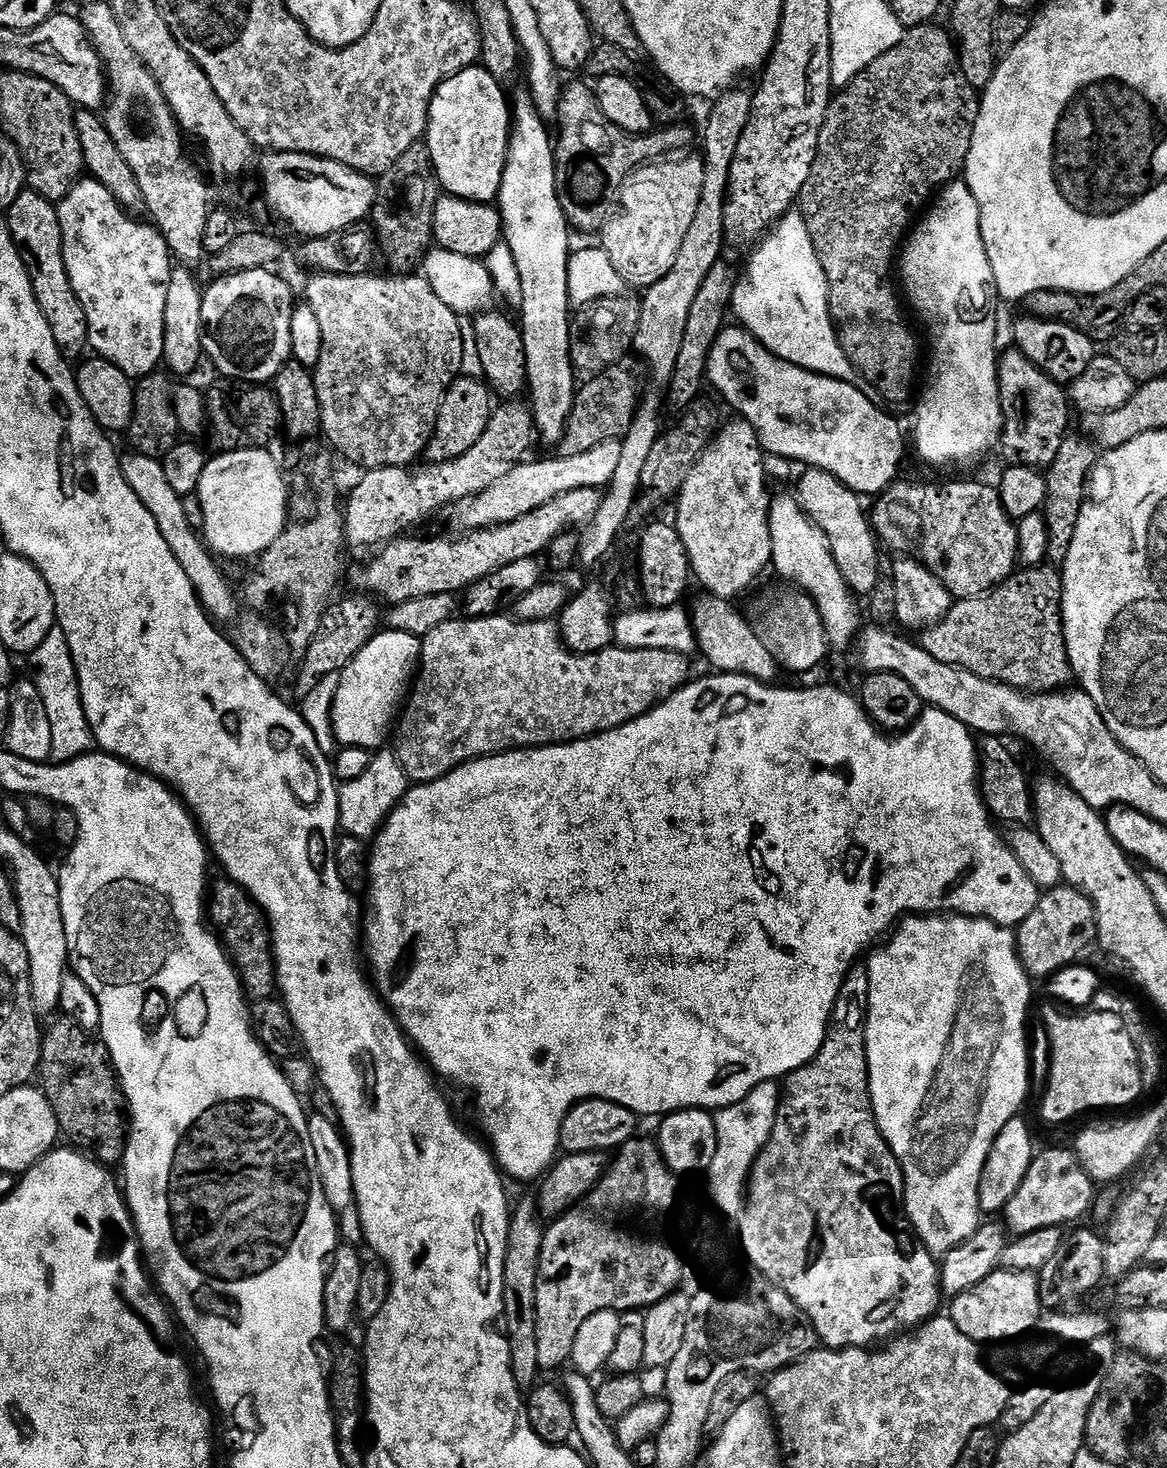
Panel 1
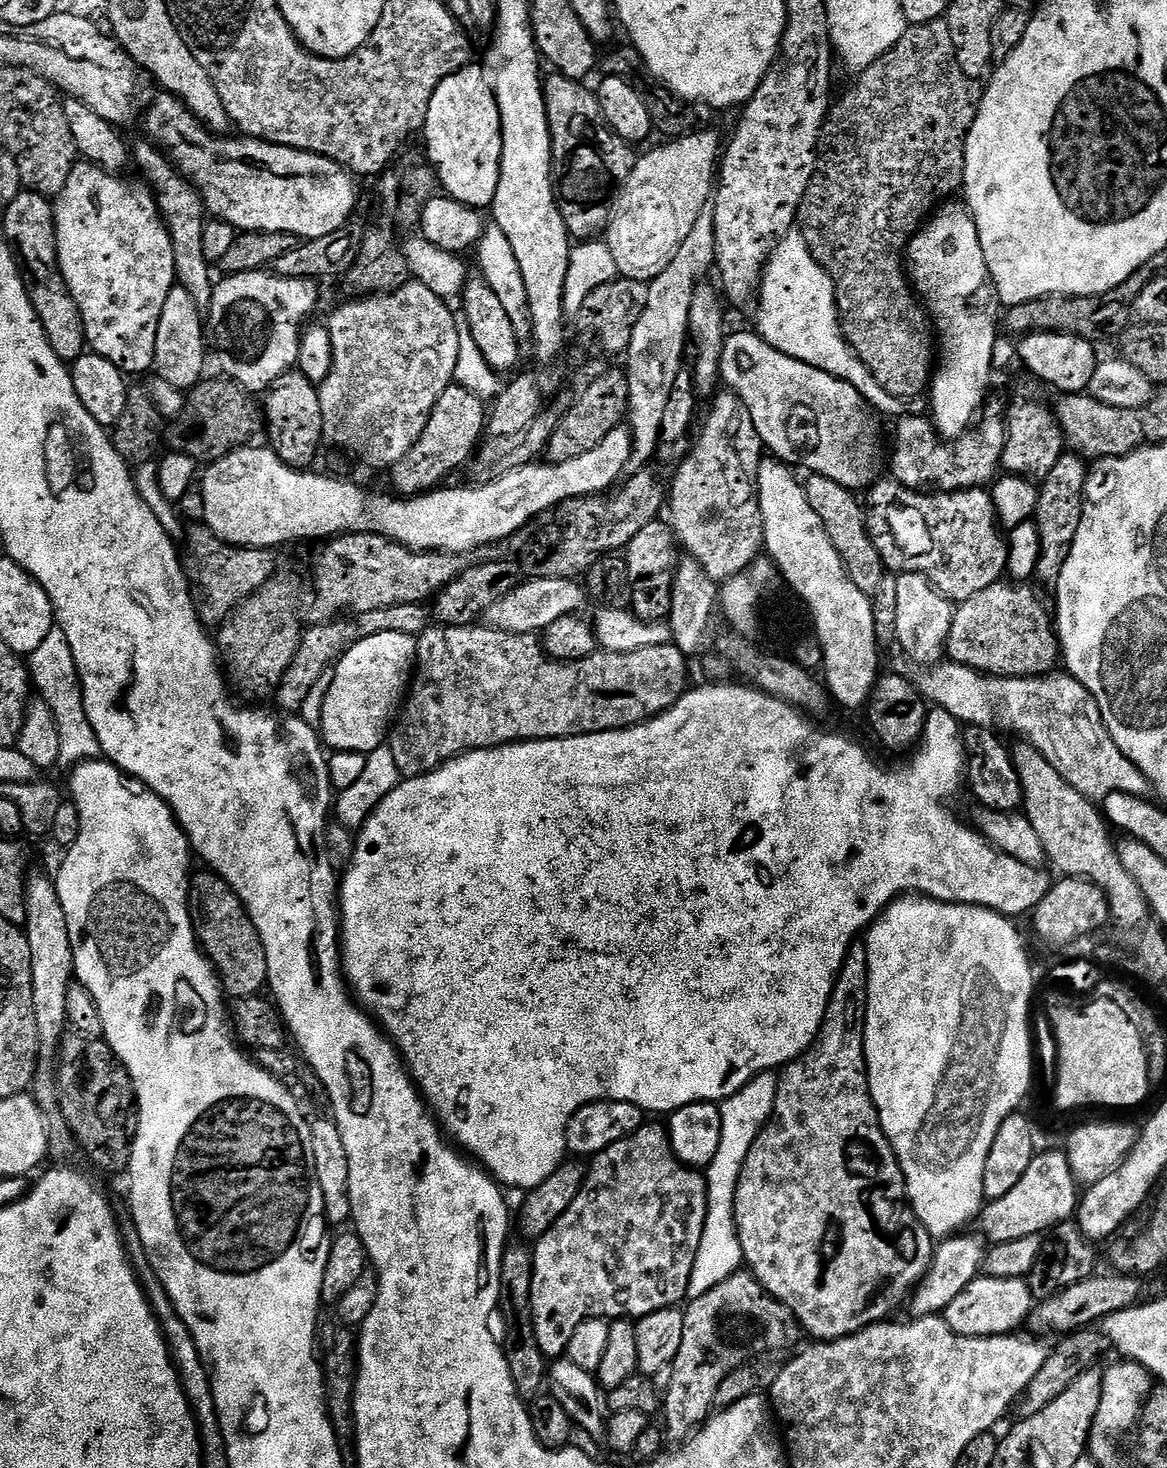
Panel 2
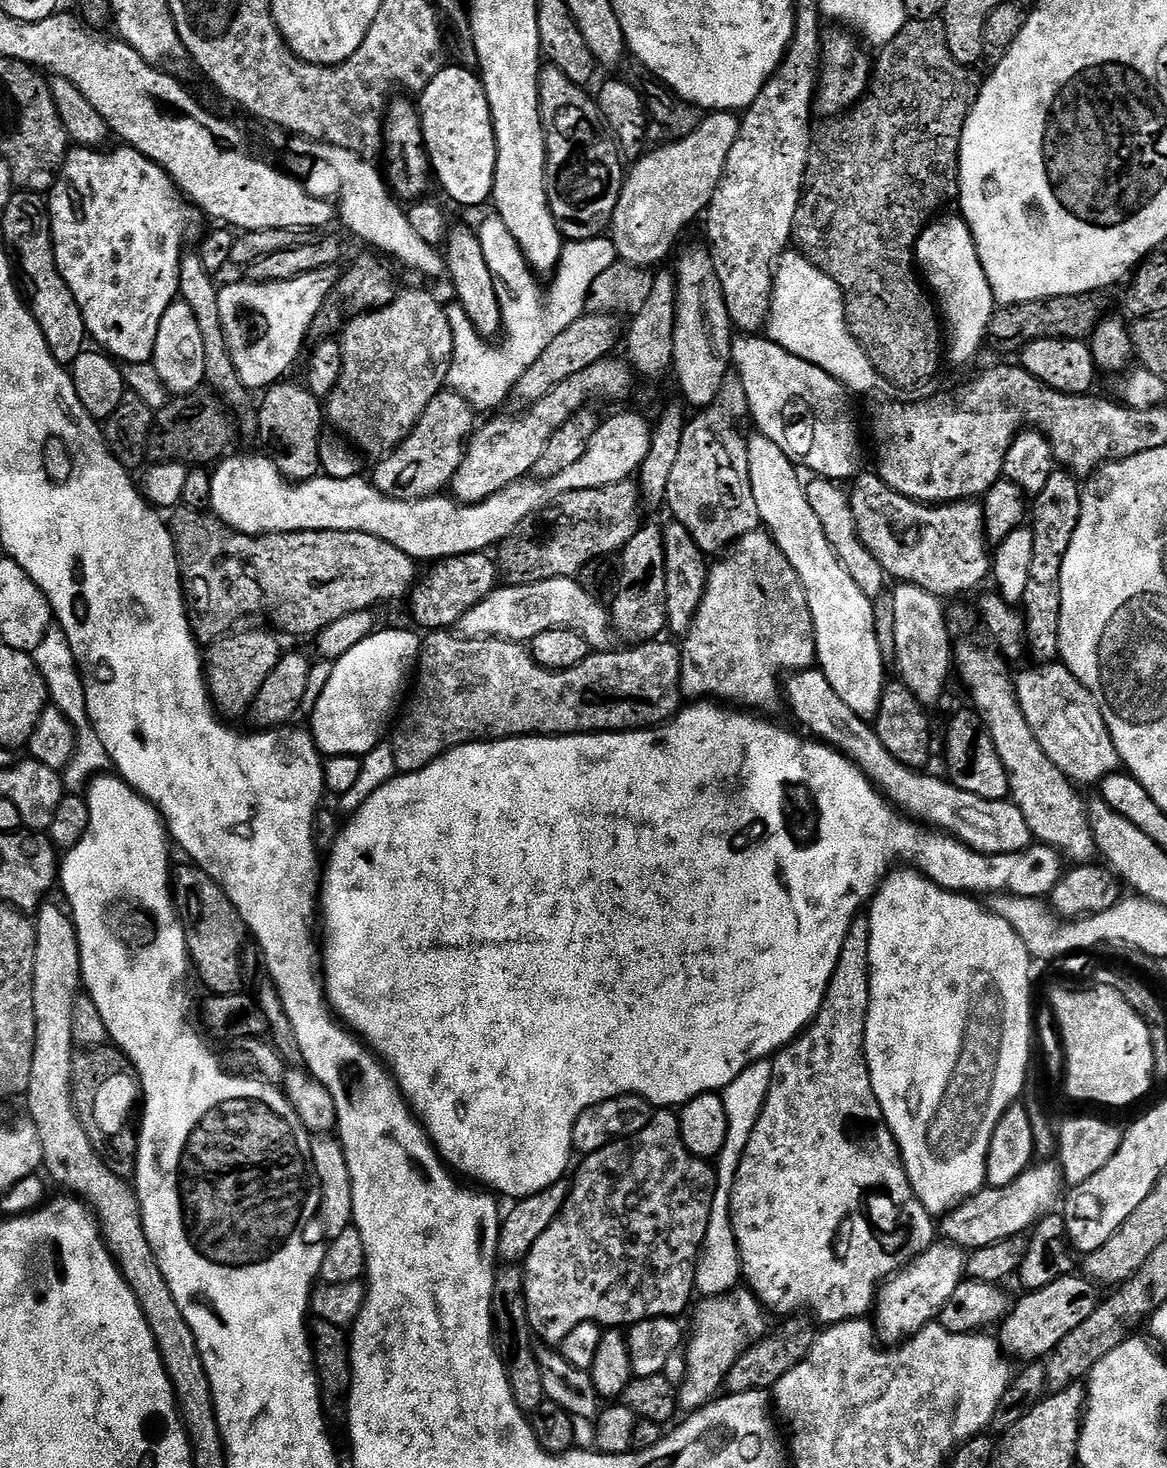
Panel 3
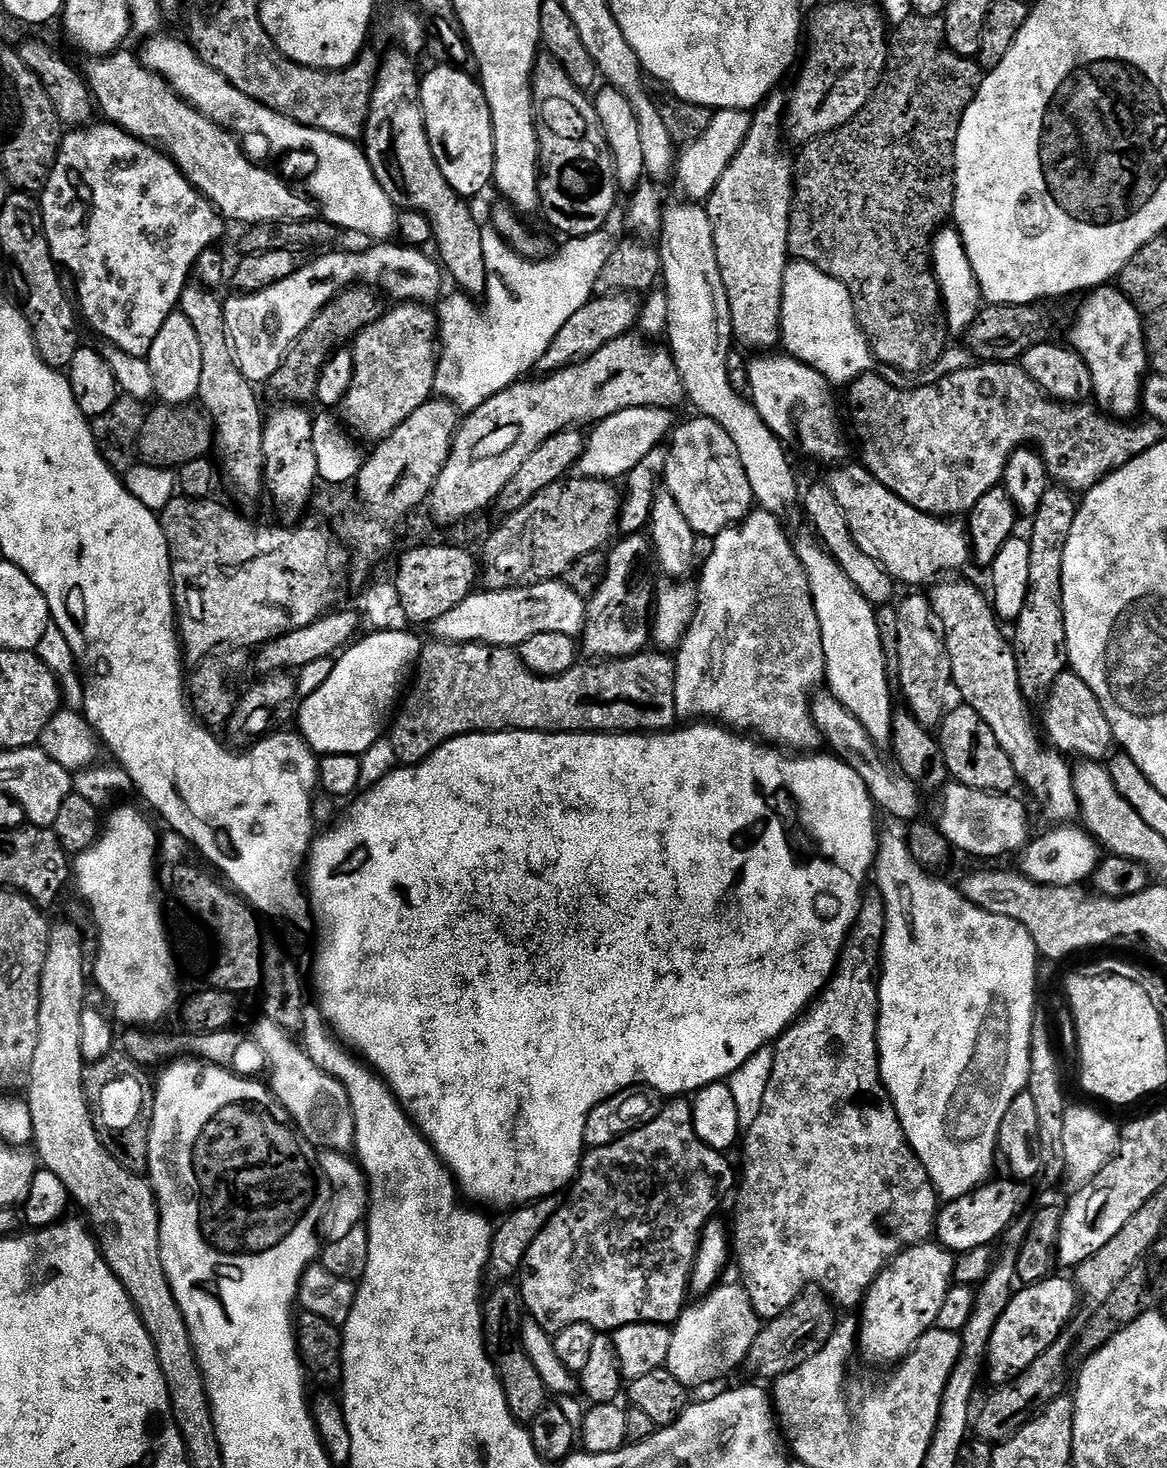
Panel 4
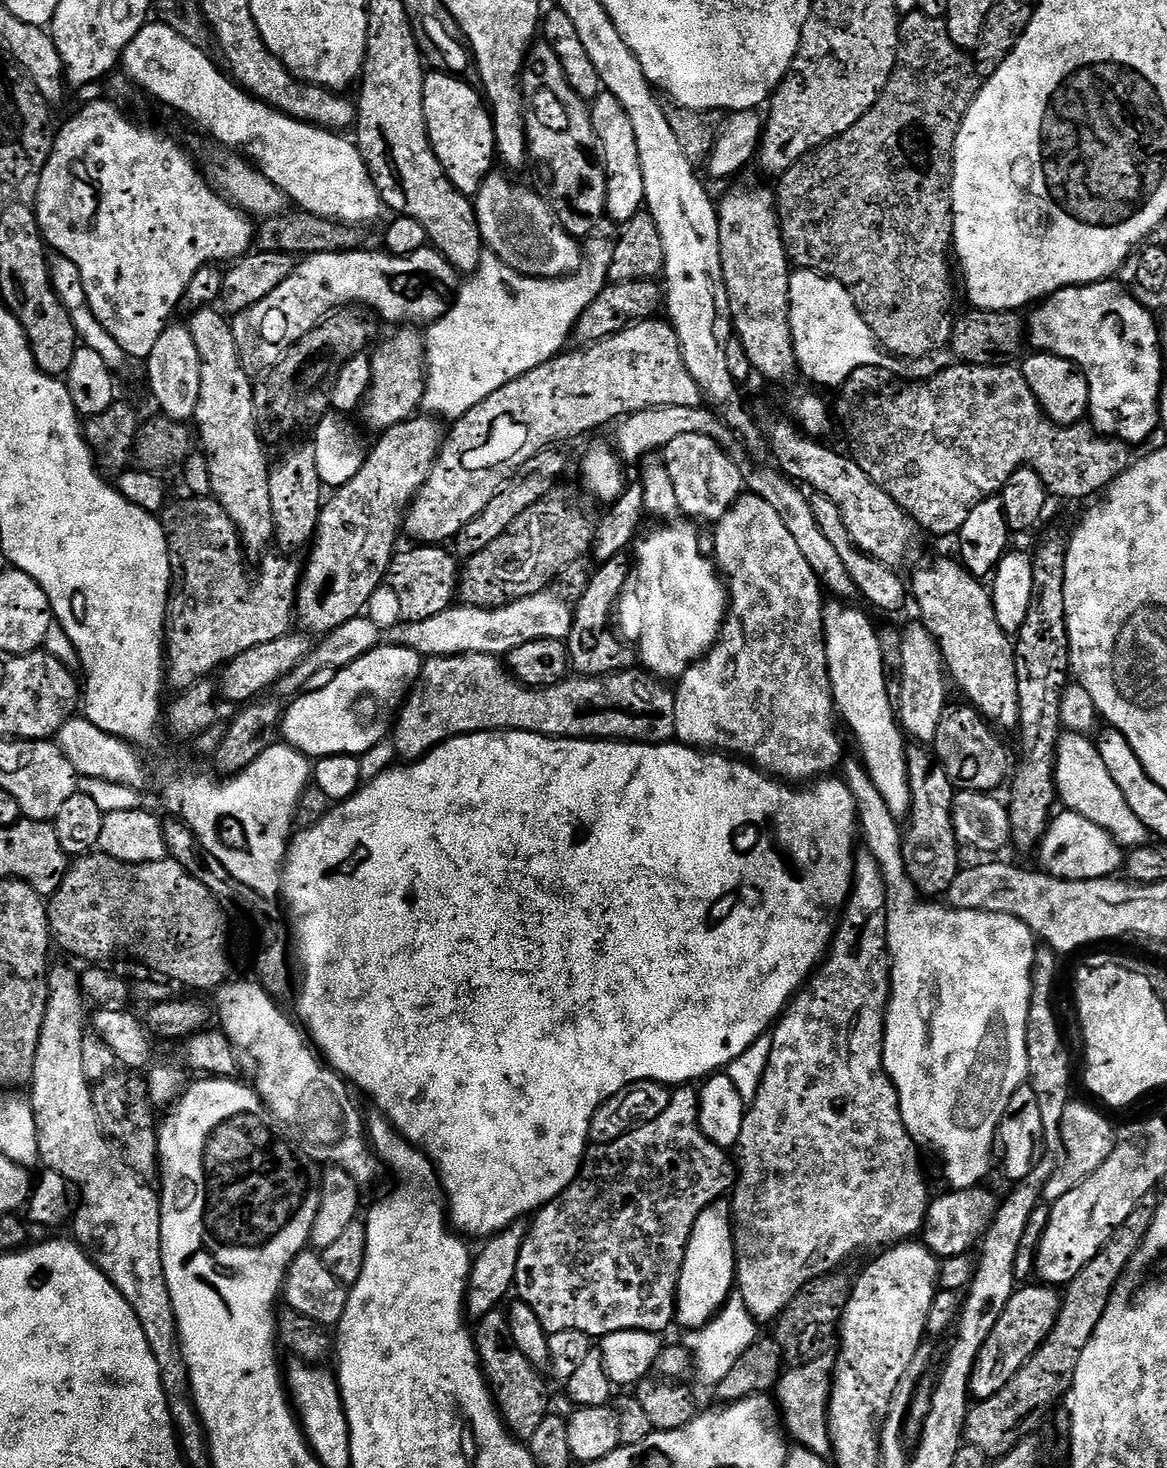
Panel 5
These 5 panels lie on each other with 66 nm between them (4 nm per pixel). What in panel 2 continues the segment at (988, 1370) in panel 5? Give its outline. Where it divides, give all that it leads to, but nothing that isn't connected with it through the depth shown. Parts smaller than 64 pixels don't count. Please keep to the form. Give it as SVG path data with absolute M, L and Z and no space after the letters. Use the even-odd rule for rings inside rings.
M1093 1274L1086 1277L1082 1282L1054 1294L1050 1298L1039 1301L1033 1307L1026 1321L1029 1333L1052 1332L1057 1328L1060 1334L1069 1330L1084 1330L1095 1322L1103 1321L1104 1317L1121 1312L1127 1308L1137 1307L1141 1303L1141 1281L1132 1274L1111 1274L1112 1276L1100 1276ZM1140 1283L1140 1284L1139 1284ZM1029 1328L1029 1329L1028 1329ZM1068 1328L1068 1329L1067 1329Z

